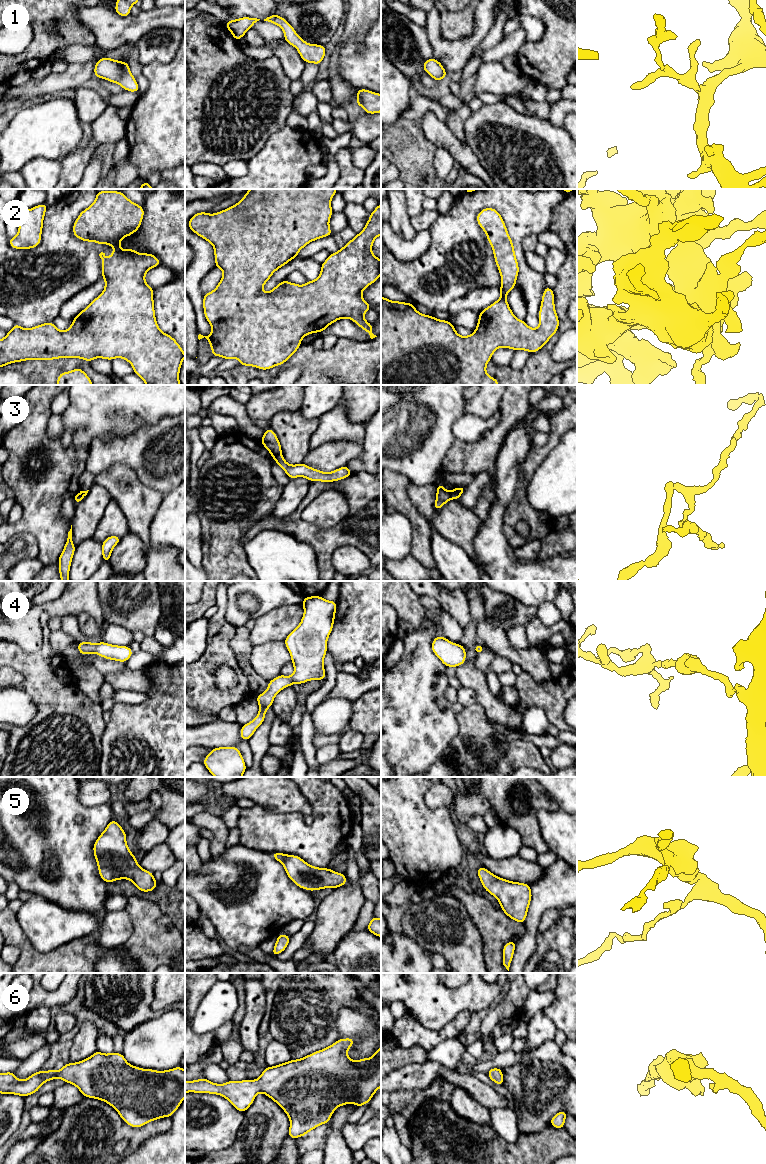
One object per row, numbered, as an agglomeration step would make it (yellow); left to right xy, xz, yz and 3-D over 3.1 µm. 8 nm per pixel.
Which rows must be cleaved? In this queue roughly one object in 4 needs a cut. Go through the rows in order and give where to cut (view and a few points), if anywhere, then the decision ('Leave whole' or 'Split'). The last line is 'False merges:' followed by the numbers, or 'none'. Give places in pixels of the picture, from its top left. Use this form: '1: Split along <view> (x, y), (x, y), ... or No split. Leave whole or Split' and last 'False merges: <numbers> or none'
1: No split. Leave whole
2: No split. Leave whole
3: Split along xz (280, 452), (273, 457). Split
4: No split. Leave whole
5: No split. Leave whole
6: No split. Leave whole
False merges: 3

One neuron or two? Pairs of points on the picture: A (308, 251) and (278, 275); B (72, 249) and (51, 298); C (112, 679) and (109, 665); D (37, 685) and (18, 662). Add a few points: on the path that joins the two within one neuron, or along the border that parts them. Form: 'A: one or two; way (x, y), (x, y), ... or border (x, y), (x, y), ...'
A: two; border (310, 256), (297, 258)
B: one; way (81, 263), (81, 276), (71, 283), (65, 284)
C: two; border (126, 668), (104, 675)
D: one; way (35, 679), (24, 668)

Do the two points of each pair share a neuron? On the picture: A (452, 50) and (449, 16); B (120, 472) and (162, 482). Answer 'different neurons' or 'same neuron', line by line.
A: different neurons
B: different neurons

